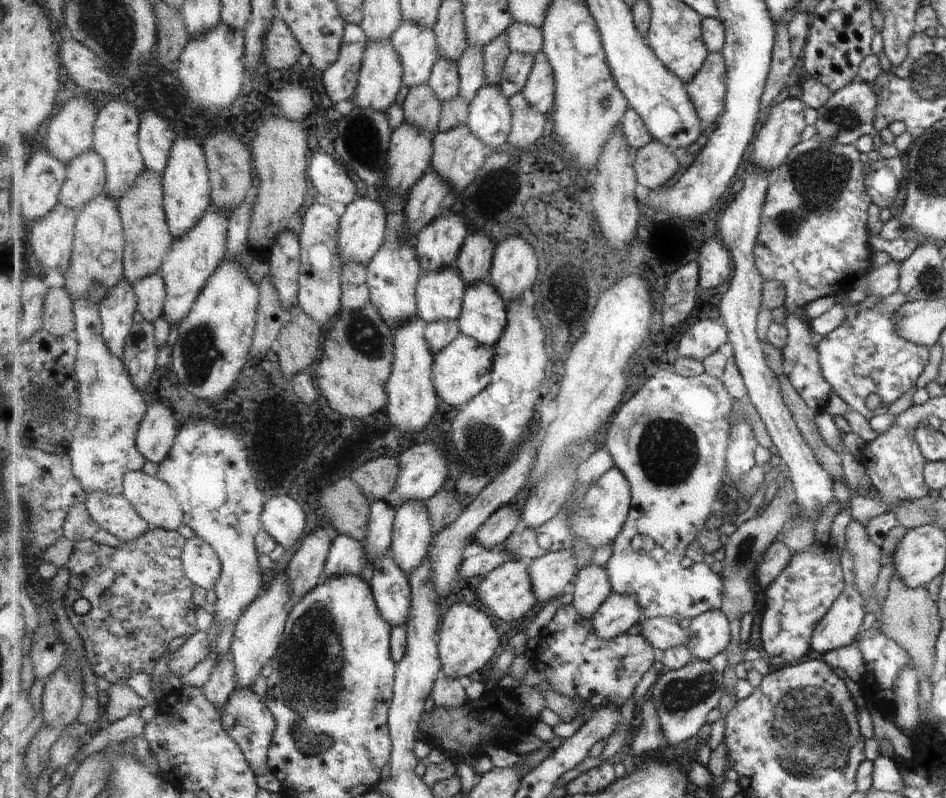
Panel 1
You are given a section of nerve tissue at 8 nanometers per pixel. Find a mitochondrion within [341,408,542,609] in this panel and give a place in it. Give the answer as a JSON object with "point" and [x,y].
{"point":[488,437]}

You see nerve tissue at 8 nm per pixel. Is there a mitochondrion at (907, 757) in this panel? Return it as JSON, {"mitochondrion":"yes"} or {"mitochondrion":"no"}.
{"mitochondrion":"no"}

